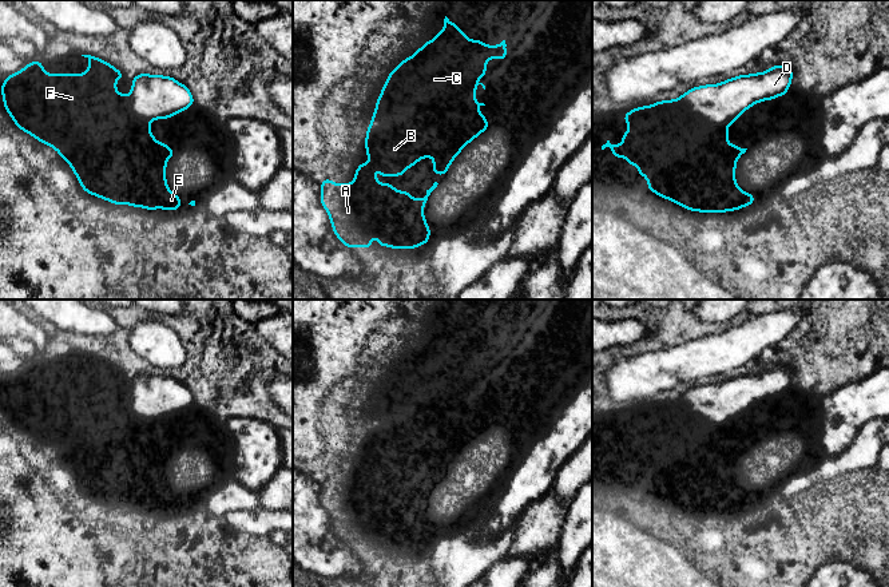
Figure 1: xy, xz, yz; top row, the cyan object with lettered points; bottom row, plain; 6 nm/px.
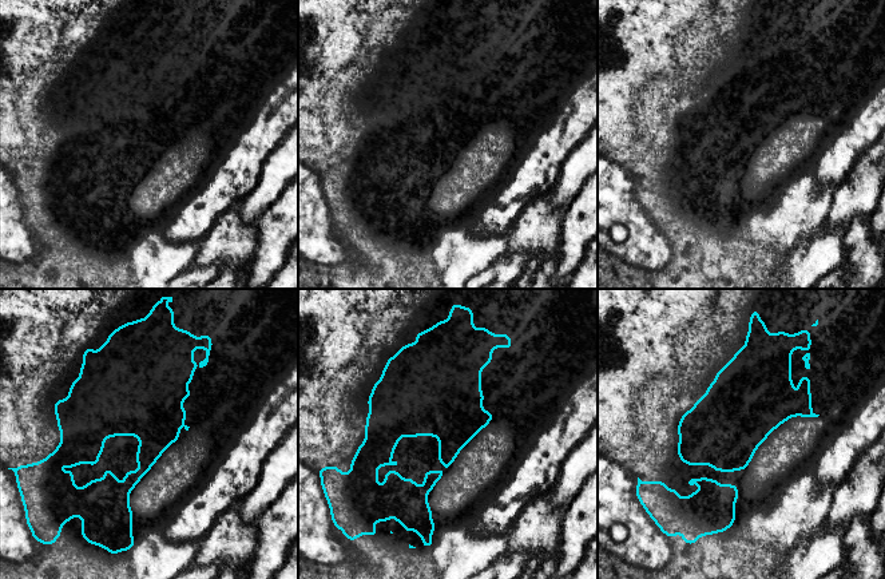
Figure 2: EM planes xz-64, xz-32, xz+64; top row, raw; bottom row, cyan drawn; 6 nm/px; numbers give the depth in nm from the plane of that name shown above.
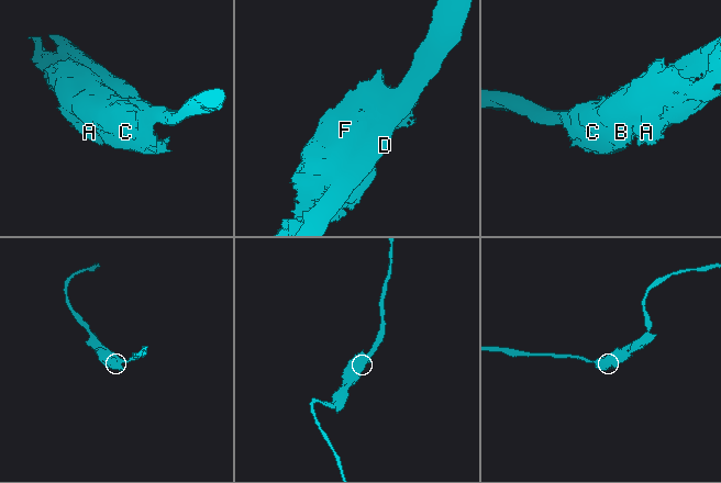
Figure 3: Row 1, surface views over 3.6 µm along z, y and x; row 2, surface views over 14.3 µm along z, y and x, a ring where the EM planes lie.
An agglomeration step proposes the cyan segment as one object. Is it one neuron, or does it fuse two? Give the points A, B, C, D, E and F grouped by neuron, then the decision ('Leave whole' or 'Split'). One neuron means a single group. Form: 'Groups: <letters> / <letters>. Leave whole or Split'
Groups: A B C D E F. Leave whole

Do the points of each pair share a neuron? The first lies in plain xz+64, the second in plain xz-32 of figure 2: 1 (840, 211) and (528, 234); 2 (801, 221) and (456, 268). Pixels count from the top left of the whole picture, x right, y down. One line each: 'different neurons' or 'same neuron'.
1: same neuron
2: same neuron

